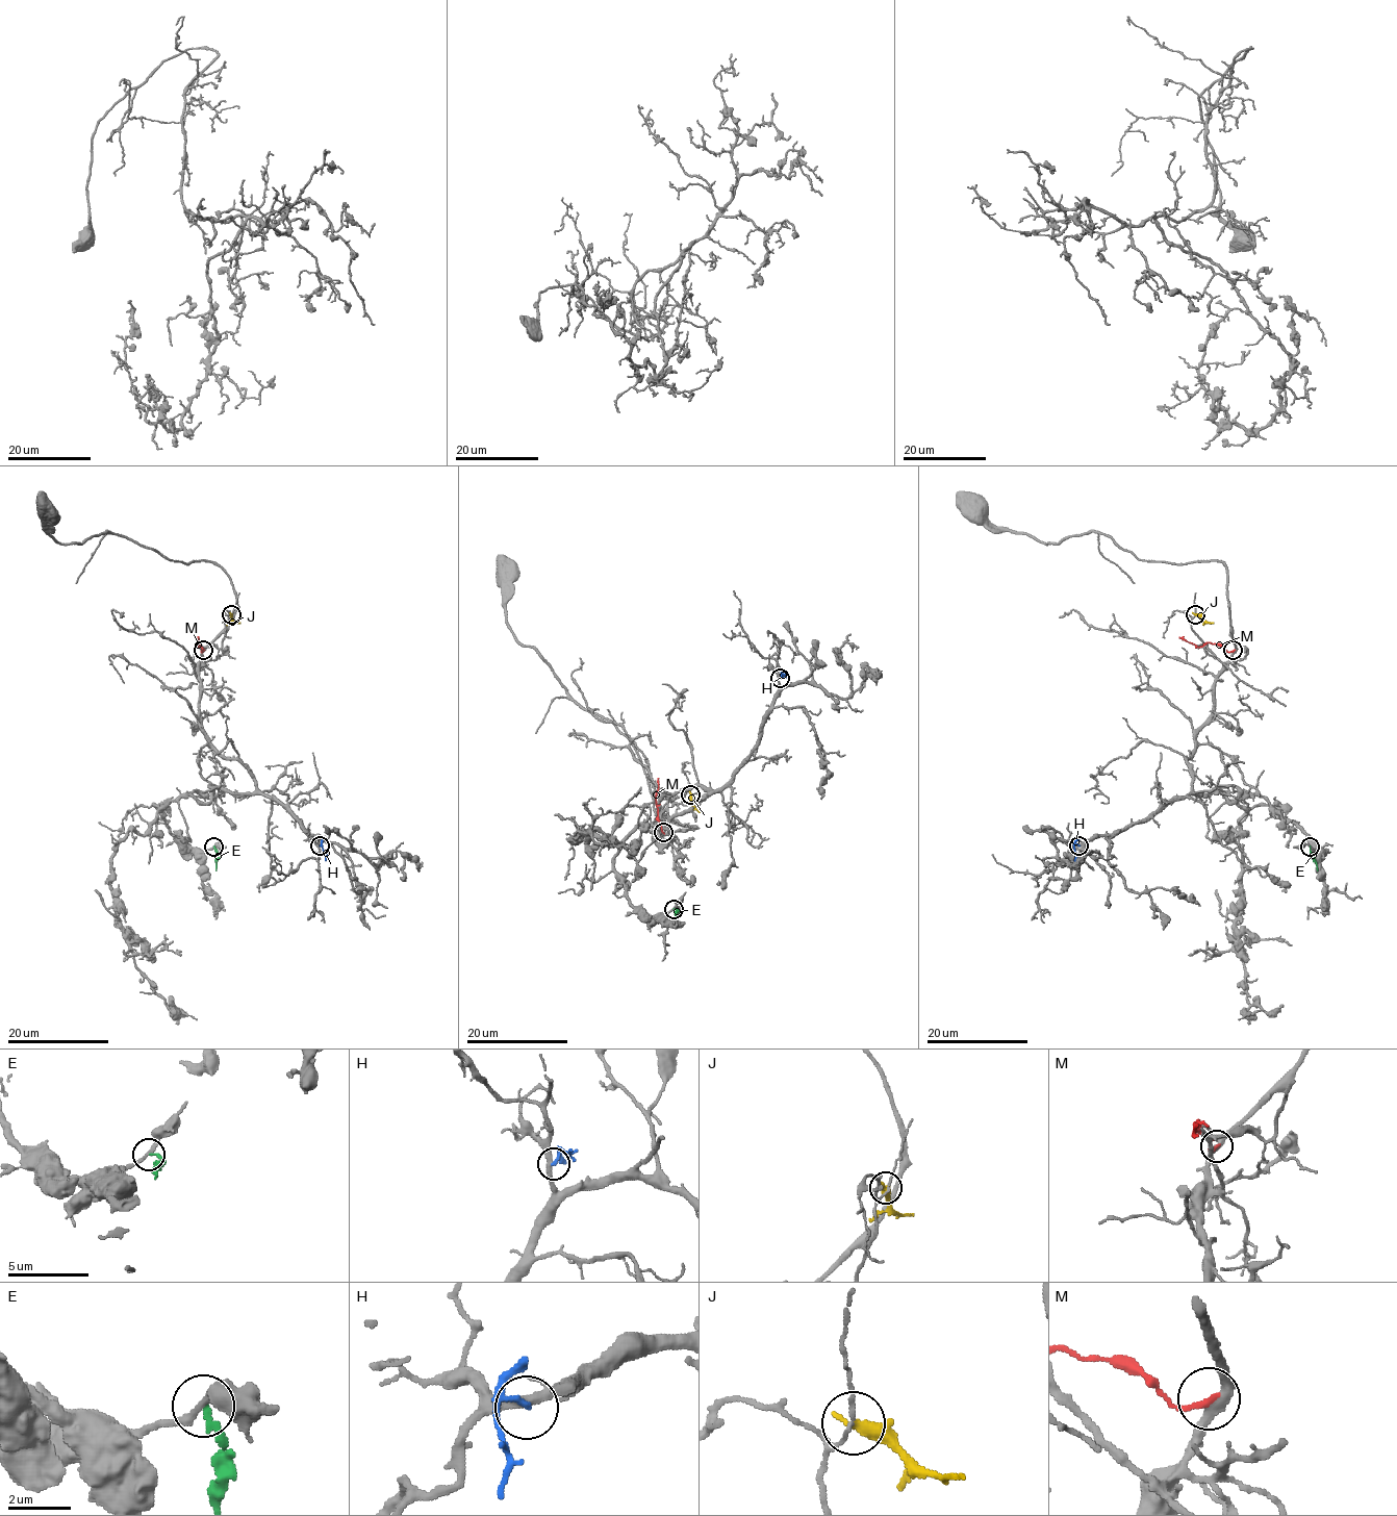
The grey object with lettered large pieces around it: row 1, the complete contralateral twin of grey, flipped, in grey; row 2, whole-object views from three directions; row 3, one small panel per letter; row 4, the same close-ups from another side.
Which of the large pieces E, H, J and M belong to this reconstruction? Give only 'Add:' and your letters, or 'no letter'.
Add: no letter

